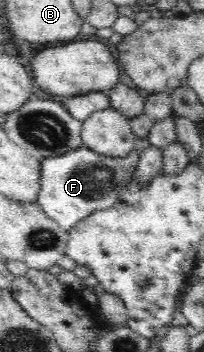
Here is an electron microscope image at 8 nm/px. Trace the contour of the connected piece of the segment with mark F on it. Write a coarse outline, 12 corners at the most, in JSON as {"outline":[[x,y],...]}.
{"outline":[[85,145],[40,164],[36,203],[69,231],[117,204],[140,154]]}

